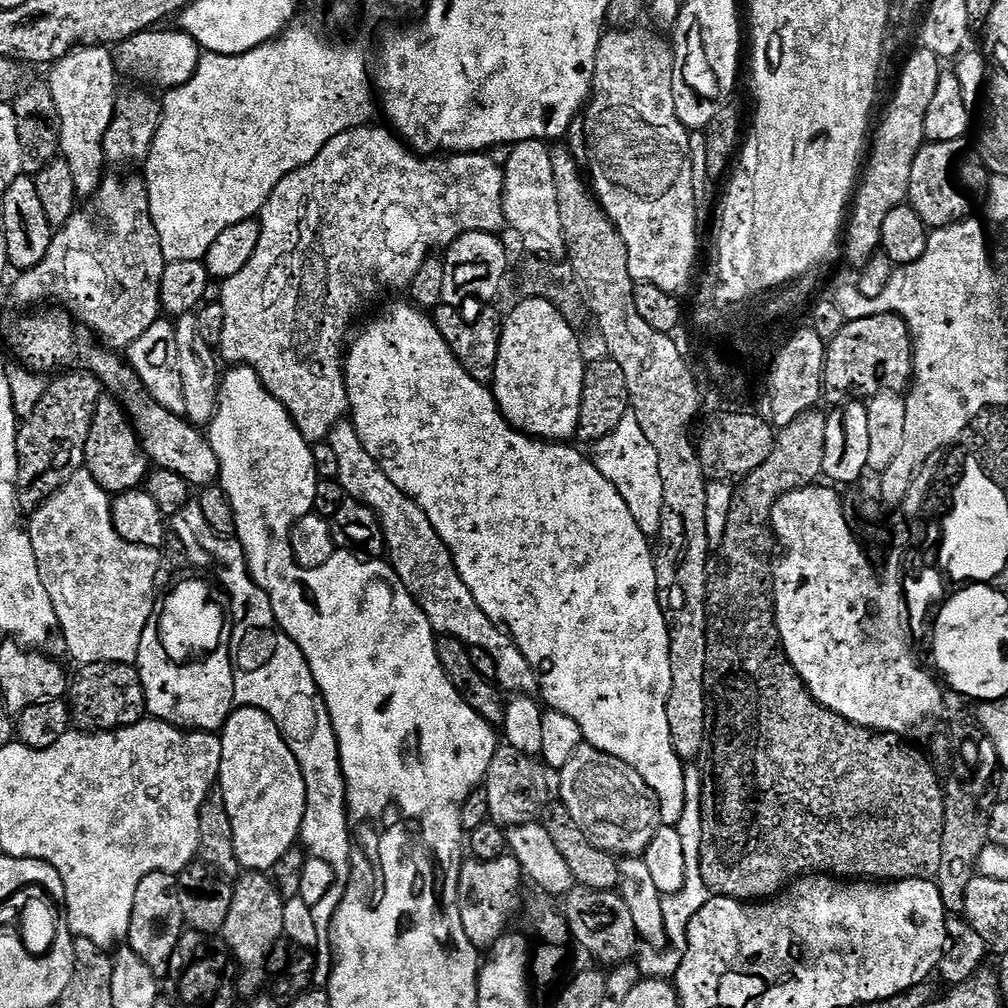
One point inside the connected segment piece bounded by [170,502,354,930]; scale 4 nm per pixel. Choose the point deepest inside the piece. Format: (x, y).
(270, 673)

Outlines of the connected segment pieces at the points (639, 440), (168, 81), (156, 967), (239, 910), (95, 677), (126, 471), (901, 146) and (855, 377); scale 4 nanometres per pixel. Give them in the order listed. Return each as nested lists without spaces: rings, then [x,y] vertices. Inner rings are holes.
[[[625,418],[614,426],[606,438],[597,440],[594,445],[594,463],[596,469],[622,494],[622,502],[630,510],[645,536],[655,537],[660,528],[662,514],[662,478],[658,478],[658,456],[654,454],[654,446],[646,442],[646,434],[642,434],[642,426],[631,418]]]
[[[149,30],[134,34],[129,40],[121,40],[114,48],[117,73],[121,77],[132,75],[144,84],[153,84],[159,90],[171,90],[188,83],[196,73],[196,67],[202,55],[199,42],[183,30],[160,32]]]
[[[171,872],[146,874],[146,878],[138,882],[138,891],[134,893],[134,910],[130,914],[130,930],[126,944],[134,950],[134,954],[138,954],[138,958],[142,958],[142,962],[146,962],[151,972],[157,974],[169,971],[174,950],[186,931],[179,893],[180,881]]]
[[[245,871],[243,875],[240,881],[235,881],[232,889],[232,901],[230,910],[226,913],[222,939],[232,953],[235,967],[244,971],[238,976],[239,995],[252,998],[261,991],[265,983],[268,953],[281,943],[284,934],[285,900],[271,875],[250,871]]]
[[[98,662],[86,664],[70,684],[73,725],[81,732],[115,732],[145,719],[148,707],[140,671],[131,664]]]
[[[111,394],[101,395],[94,410],[94,418],[90,422],[90,434],[86,438],[86,454],[84,468],[109,494],[137,491],[147,481],[150,461],[144,447],[140,445],[140,437],[132,424],[132,417],[124,411],[124,405]]]
[[[923,115],[888,116],[881,122],[880,129],[876,132],[876,141],[873,144],[871,141],[870,144],[872,157],[868,160],[868,169],[865,172],[863,169],[862,179],[855,189],[854,199],[850,204],[850,215],[846,220],[846,235],[842,240],[845,254],[856,263],[856,266],[863,266],[878,252],[882,218],[886,218],[890,210],[905,203],[912,163],[924,143]]]
[[[893,312],[847,321],[841,332],[827,341],[822,384],[836,396],[871,398],[882,390],[903,393],[909,387],[912,376],[912,335],[908,323]]]

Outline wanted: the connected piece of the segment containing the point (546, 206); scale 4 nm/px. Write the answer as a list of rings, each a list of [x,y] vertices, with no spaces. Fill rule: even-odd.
[[[523,140],[508,153],[504,169],[504,219],[507,227],[520,235],[529,253],[540,258],[565,255],[562,222],[558,218],[558,194],[554,186],[554,166],[549,145],[543,140]]]

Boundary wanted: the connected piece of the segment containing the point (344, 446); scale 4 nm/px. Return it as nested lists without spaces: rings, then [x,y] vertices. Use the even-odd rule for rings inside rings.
[[[351,422],[334,425],[326,443],[334,450],[338,462],[336,479],[344,487],[345,497],[367,504],[380,520],[380,528],[384,531],[386,559],[398,574],[402,586],[406,586],[408,593],[416,600],[416,605],[426,614],[433,632],[440,636],[458,638],[469,648],[486,650],[486,654],[494,658],[495,683],[505,693],[535,693],[538,678],[530,662],[526,662],[522,650],[518,650],[503,627],[495,624],[478,606],[478,602],[474,602],[474,594],[466,590],[466,582],[462,582],[454,566],[452,553],[444,545],[442,538],[438,538],[434,526],[430,526],[430,518],[422,514],[415,500],[398,490],[398,486],[390,482],[390,478],[386,478],[378,462],[370,458],[366,446],[362,446],[362,438],[358,438],[358,430],[354,425]]]

